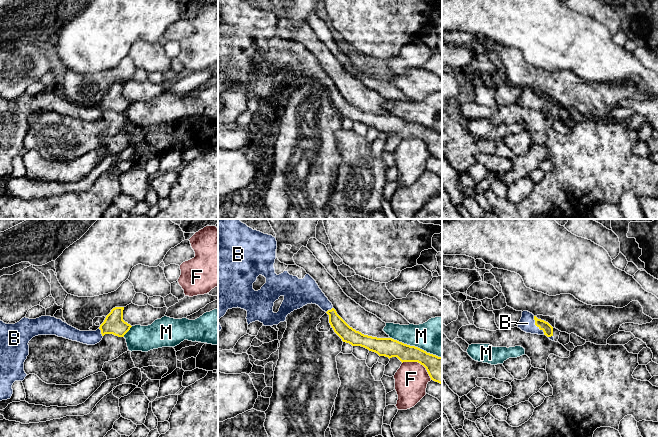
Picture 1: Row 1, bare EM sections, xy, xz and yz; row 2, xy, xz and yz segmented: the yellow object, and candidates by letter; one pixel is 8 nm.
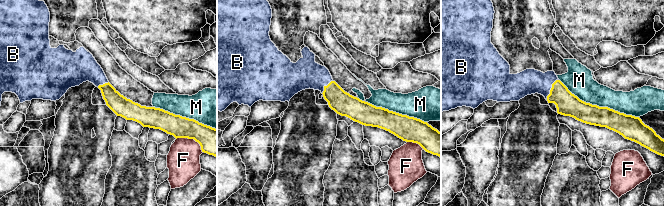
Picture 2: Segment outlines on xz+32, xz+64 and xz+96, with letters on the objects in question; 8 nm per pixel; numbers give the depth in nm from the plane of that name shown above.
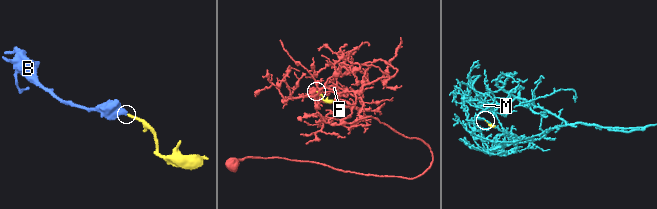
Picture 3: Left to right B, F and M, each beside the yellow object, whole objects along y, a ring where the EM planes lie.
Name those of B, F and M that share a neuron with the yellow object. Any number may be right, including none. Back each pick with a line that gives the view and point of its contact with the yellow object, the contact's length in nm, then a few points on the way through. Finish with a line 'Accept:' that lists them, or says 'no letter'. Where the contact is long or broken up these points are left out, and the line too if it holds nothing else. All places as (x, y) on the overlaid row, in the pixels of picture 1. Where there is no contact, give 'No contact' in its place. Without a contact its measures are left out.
B: Touches yellow at yz (536, 325). Shared border 180 nm. Path across: yz (543, 325), (536, 325), (527, 323)
Accept: B

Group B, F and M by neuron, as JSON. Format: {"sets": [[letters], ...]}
{"sets": [["B"], ["F"], ["M"]]}

